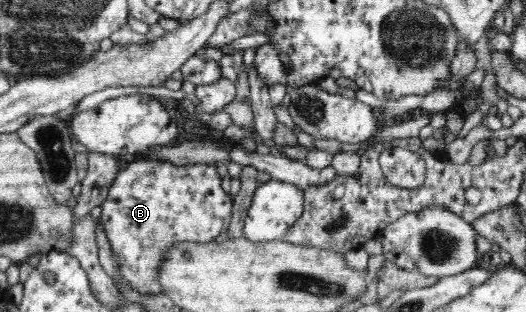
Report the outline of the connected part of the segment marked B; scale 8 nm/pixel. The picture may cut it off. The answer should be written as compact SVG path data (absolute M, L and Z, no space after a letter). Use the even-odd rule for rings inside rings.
M140 157L117 173L101 207L100 225L112 246L120 277L141 294L154 295L165 293L157 281L163 254L181 242L204 244L215 241L220 233L226 233L232 218L233 196L222 188L222 177L215 166L192 163L178 167L168 160Z

